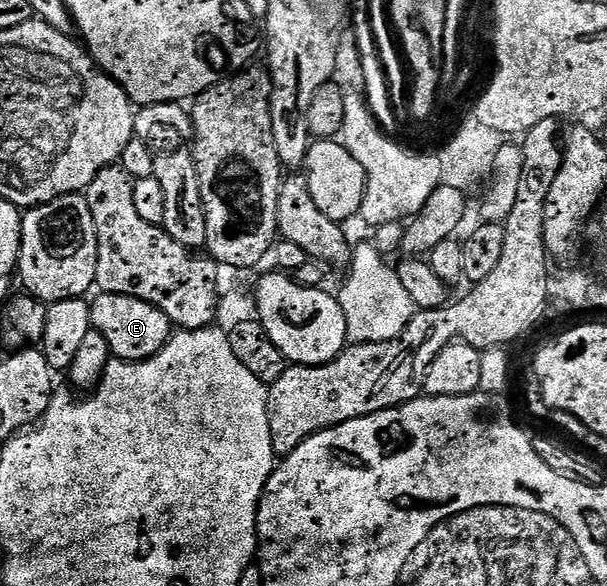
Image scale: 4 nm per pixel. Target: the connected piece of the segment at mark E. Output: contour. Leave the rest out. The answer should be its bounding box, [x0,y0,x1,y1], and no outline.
[90,293,174,362]

